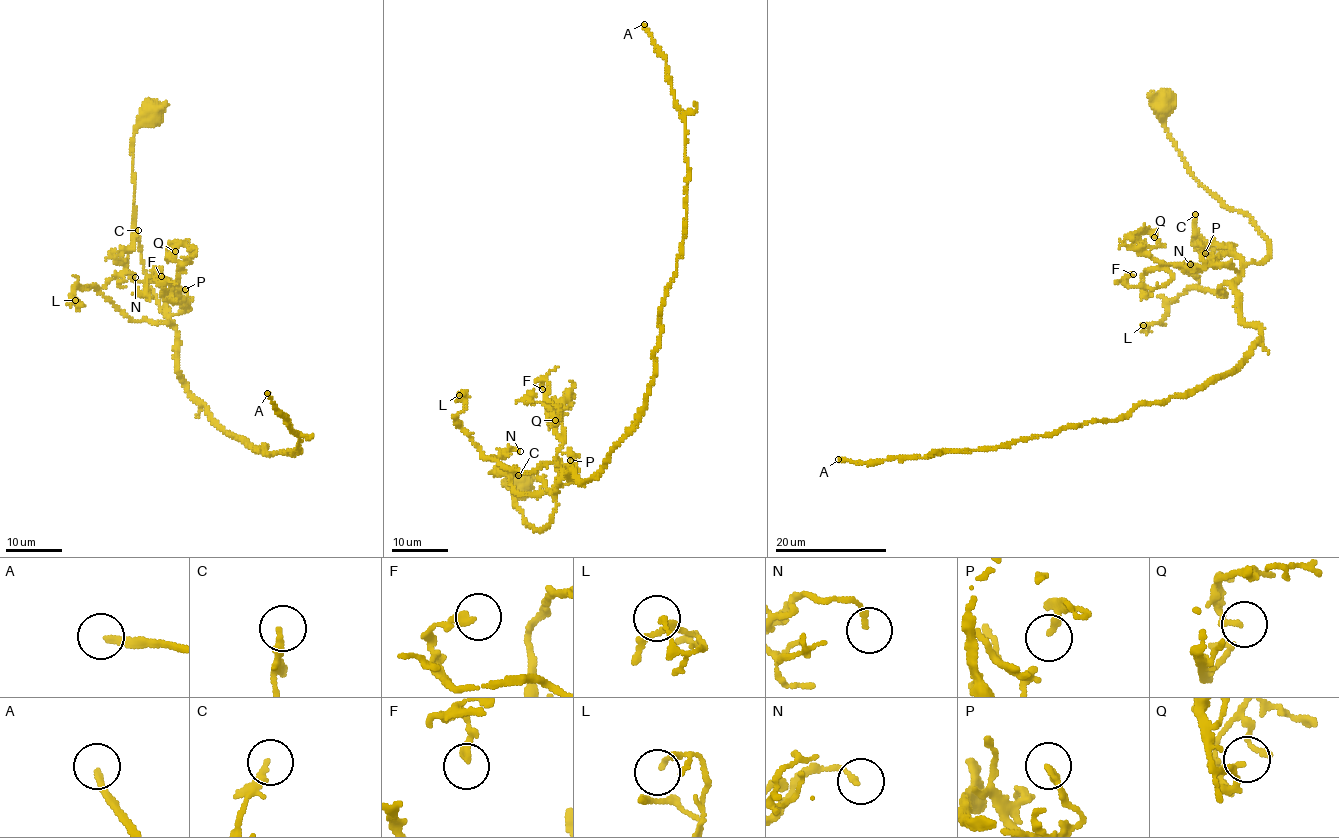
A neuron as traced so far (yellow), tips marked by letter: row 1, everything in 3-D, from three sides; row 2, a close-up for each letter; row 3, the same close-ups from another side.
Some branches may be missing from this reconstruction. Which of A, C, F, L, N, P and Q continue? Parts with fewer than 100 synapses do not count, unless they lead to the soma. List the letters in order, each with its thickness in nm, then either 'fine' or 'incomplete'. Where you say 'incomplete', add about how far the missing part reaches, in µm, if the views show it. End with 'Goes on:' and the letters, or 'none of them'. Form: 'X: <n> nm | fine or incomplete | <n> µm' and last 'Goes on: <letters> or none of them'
A: 200 nm | incomplete | 200 µm
C: 240 nm | fine
F: 240 nm | fine
L: 120 nm | fine
N: 160 nm | fine
P: 190 nm | fine
Q: 120 nm | fine
Goes on: A

